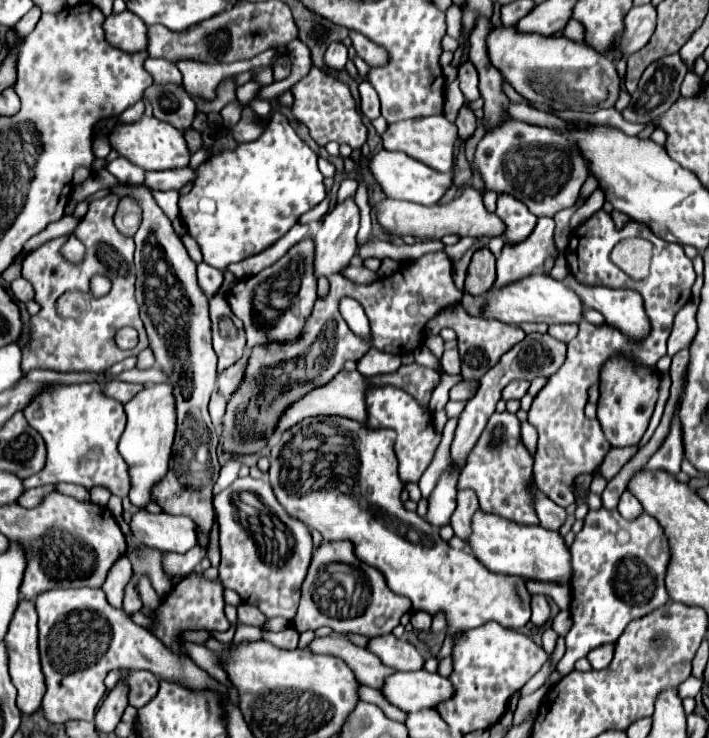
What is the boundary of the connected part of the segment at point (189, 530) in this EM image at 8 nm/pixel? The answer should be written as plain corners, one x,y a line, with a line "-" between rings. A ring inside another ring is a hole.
140,510
132,516
130,524
138,542
156,548
160,552
186,554
198,544
198,526
186,516
172,514
148,514

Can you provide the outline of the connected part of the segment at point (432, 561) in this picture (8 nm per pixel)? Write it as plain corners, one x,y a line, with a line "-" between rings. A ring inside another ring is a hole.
314,416
314,418
306,418
302,420
302,424
296,424
294,428
286,430
280,438
280,442
272,448
272,458
270,458
270,484
272,484
272,490
278,498
278,502
286,508
286,512
290,512
290,516
296,516
300,522
306,522
310,528
318,530
322,534
324,540
352,540
354,542
354,550
358,552
358,558
360,560
366,560
366,564
378,568
388,586
396,592
396,594
402,594
406,598
410,598
412,602
412,608
420,608
424,612
428,612
430,616
436,616
436,614
444,614
446,616
446,640
444,640
444,646
442,650
438,652
438,658
446,658
452,654
454,650
454,642
456,642
456,636
466,632
466,630
472,630
472,628
478,628
486,622
498,622
502,624
504,628
510,628
510,630
518,630
522,626
526,626
530,622
530,592
526,590
524,586
524,580
520,576
508,576
508,574
494,574
490,572
482,562
478,562
478,558
474,556
474,552
470,548
464,548
464,550
454,550
448,546
448,542
444,542
438,534
438,530
434,530
432,524
428,524
424,518
420,518
416,512
408,512
404,508
404,502
400,500
400,494
404,490
404,484
398,476
398,458
396,458
396,452
394,452
394,432
392,430
374,430
374,428
368,428
366,424
362,422
356,422
356,420
350,420
350,418
344,418
344,416

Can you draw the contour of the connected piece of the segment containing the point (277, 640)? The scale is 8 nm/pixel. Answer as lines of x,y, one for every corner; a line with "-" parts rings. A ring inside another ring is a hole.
293,628
285,629
278,633
266,632
263,639
271,642
273,645
285,650
293,650
298,646
300,634

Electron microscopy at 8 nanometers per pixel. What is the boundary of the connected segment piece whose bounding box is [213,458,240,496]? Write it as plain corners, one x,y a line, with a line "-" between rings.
234,458
228,460
228,462
222,466
220,478
218,478
218,482
216,482
213,487
213,496
217,495
218,492
222,492
224,488
228,488
228,486
238,478
238,470
240,470
240,464
238,464

